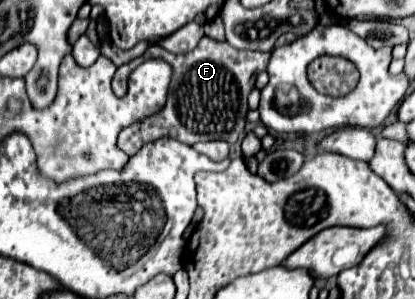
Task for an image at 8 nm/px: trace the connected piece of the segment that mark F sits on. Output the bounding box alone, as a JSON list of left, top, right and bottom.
[116,37,270,155]

